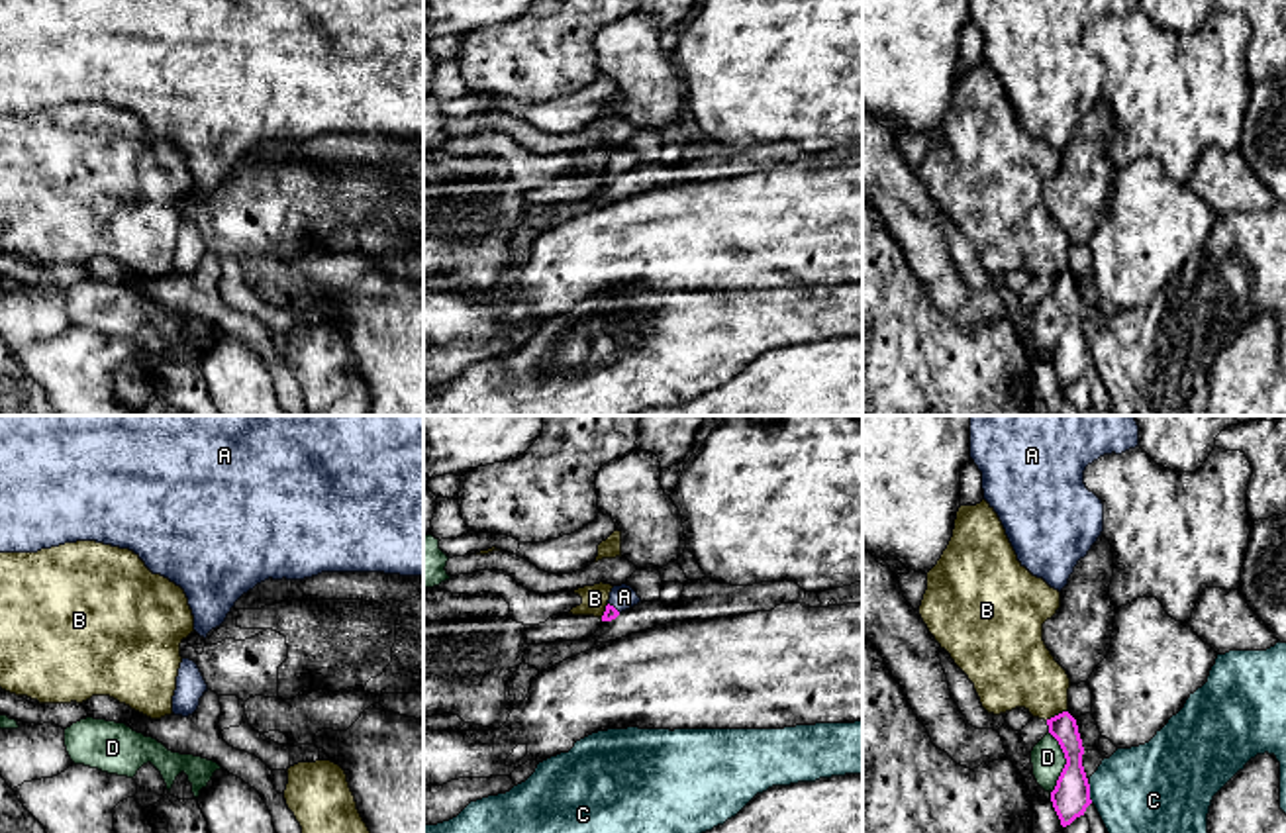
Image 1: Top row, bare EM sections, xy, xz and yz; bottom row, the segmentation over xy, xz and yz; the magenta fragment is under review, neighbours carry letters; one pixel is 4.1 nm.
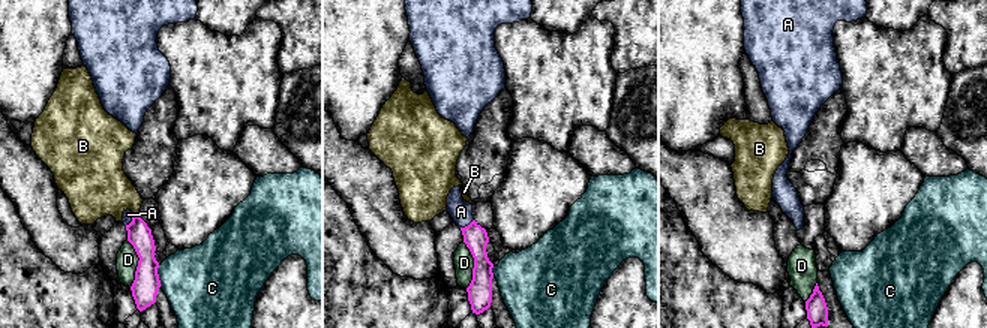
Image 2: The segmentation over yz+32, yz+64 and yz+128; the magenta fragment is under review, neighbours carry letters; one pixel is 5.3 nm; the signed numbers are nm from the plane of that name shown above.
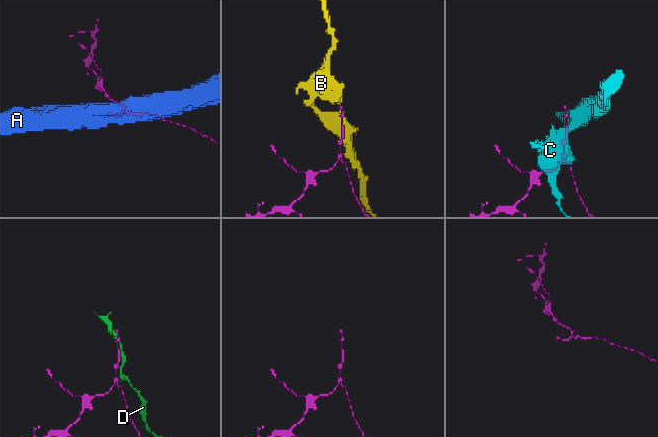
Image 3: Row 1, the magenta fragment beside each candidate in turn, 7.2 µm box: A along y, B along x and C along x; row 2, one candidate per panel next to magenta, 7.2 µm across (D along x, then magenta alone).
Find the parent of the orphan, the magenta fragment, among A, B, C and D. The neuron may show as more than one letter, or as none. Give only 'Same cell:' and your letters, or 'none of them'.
Same cell: A

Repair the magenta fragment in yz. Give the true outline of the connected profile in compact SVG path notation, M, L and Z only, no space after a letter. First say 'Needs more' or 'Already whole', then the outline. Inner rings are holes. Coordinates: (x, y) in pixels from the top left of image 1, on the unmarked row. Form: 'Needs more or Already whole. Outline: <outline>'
Already whole. Outline: M1063 272L1047 280L1049 294L1059 302L1066 325L1051 353L1053 368L1061 380L1061 386L1070 386L1076 378L1084 376L1090 361L1090 345L1082 327L1082 300L1078 294L1076 280Z

